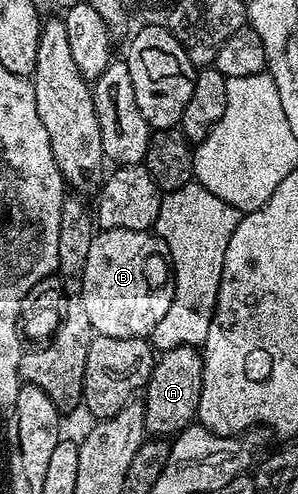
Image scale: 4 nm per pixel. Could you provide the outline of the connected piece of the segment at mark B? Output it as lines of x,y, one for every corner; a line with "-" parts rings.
96,231
81,277
81,303
93,330
109,338
147,338
173,302
175,274
169,246
154,231

